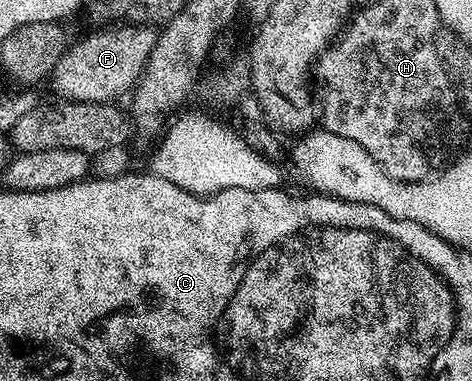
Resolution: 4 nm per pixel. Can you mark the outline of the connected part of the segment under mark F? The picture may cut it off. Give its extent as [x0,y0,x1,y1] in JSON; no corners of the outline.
[50,24,157,103]

